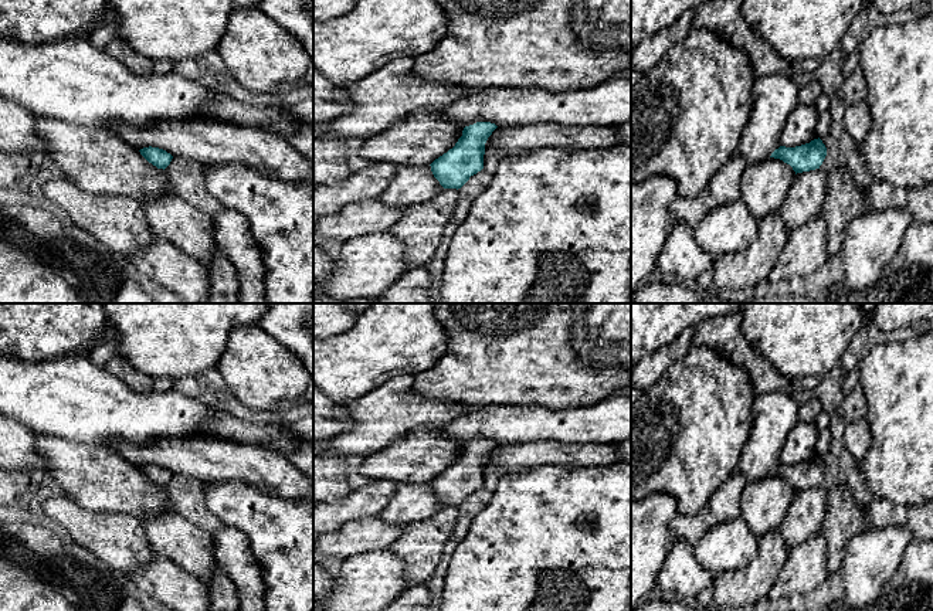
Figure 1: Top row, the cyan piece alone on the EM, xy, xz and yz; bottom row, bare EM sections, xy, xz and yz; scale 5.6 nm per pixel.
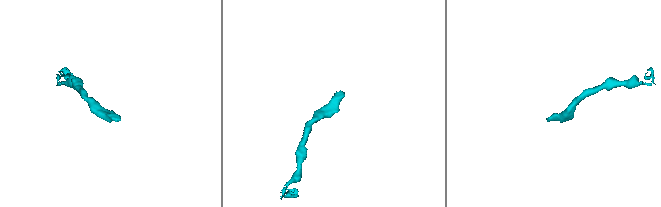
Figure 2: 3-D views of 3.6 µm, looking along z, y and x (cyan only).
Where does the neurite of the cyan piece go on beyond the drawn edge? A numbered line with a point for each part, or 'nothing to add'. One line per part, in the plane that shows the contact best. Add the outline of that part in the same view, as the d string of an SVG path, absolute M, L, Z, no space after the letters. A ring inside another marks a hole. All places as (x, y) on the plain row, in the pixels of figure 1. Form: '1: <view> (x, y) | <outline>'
nothing to add

